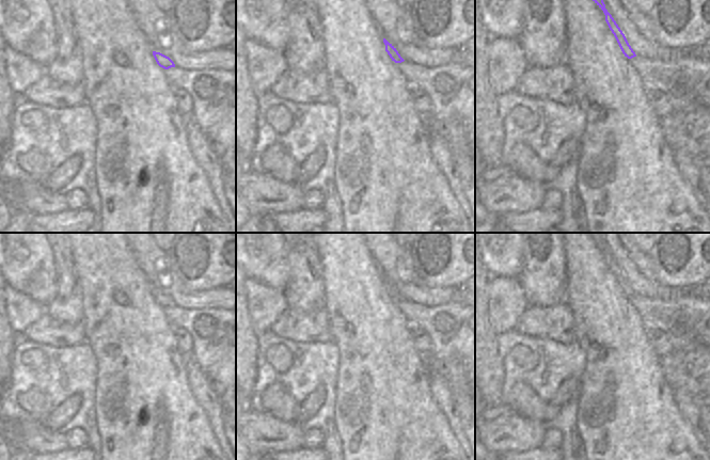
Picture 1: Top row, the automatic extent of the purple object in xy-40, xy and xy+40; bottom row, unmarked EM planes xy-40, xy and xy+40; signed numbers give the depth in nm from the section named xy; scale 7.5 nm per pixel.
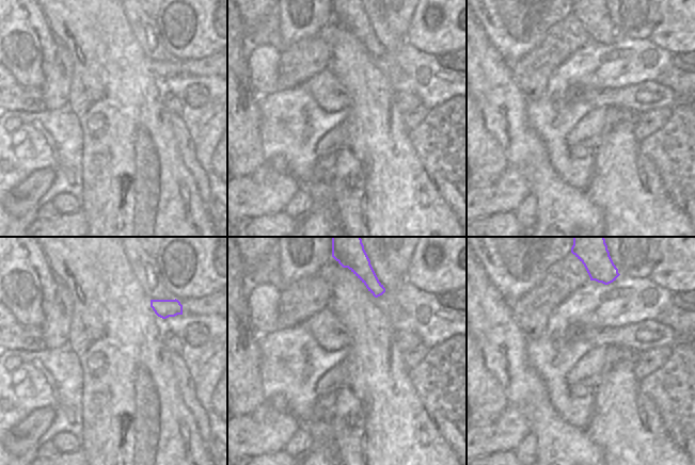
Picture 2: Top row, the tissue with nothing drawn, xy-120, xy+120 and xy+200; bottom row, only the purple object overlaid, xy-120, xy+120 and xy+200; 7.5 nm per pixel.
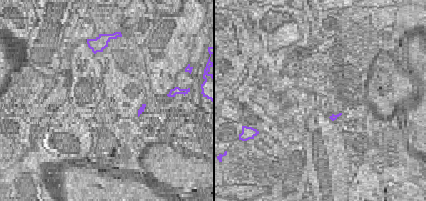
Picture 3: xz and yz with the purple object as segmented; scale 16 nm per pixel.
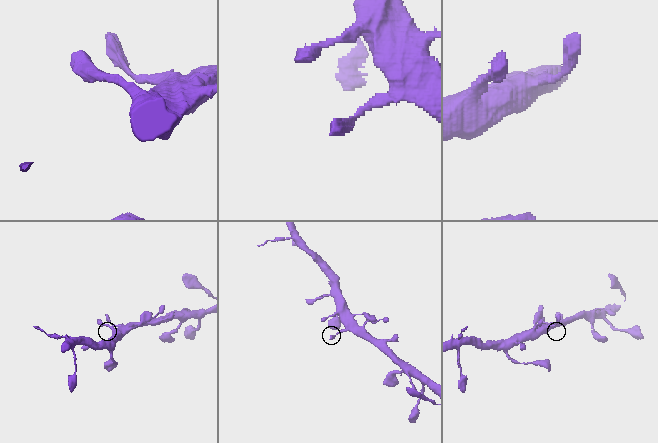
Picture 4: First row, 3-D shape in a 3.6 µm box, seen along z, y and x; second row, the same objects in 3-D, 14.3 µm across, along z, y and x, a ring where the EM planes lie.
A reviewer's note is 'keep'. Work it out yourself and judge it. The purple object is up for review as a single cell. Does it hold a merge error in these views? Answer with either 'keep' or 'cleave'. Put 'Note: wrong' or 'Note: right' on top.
Note: right
keep

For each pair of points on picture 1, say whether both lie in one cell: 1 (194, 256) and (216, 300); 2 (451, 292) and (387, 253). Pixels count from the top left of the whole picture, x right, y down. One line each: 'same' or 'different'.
1: different
2: same

